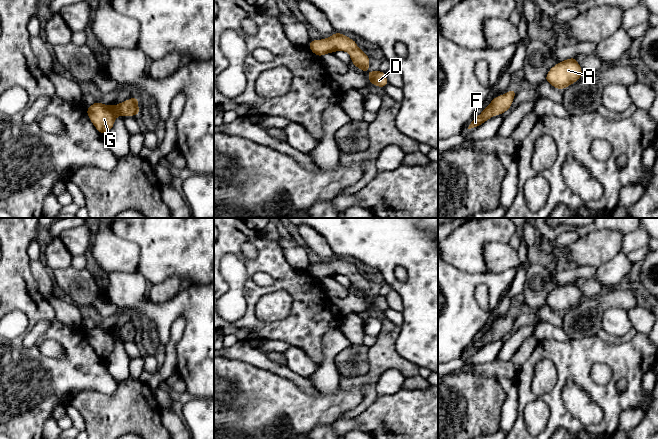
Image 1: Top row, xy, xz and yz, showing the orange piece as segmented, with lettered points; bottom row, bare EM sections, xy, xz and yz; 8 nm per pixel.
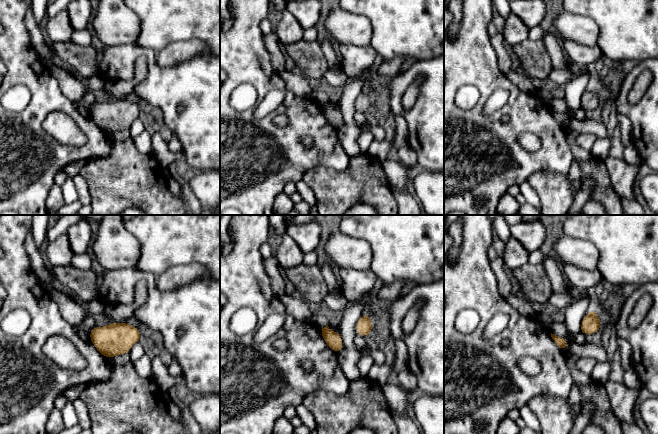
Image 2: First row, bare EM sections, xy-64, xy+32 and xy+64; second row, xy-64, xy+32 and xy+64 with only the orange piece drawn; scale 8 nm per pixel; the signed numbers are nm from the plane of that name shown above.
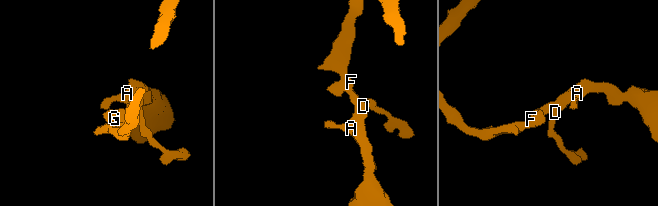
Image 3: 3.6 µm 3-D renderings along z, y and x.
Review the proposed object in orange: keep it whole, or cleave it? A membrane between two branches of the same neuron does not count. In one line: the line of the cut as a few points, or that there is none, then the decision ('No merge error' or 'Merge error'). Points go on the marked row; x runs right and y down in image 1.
No split. No merge error

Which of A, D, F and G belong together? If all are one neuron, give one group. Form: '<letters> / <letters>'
A D F G

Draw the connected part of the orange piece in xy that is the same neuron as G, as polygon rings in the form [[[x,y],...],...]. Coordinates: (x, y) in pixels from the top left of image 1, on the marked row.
[[[131,97],[129,100],[111,106],[104,105],[97,100],[93,105],[87,107],[87,116],[97,131],[105,135],[113,128],[114,121],[120,114],[124,118],[139,115],[138,102],[138,97]]]

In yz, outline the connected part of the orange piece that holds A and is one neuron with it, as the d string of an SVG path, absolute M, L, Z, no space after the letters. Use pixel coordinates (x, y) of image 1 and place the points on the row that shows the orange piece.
M575 57L561 61L554 65L547 73L545 82L554 88L563 90L578 81L583 72Z

